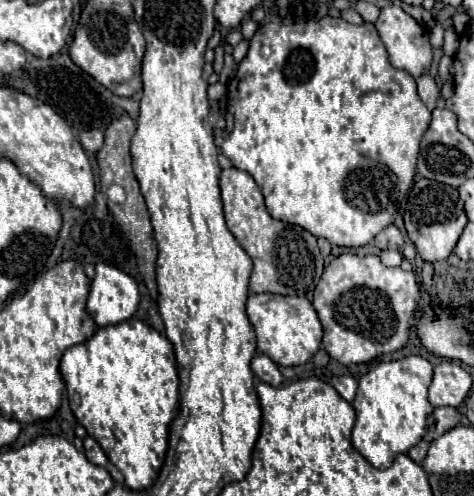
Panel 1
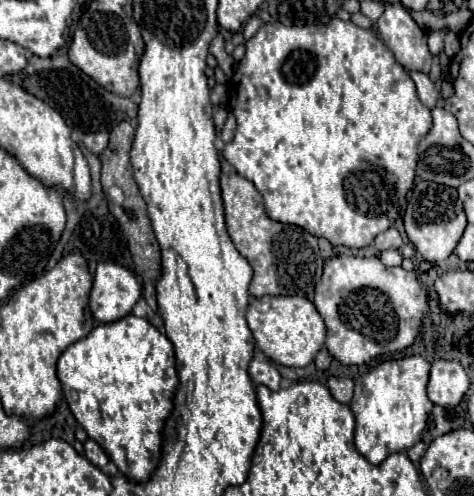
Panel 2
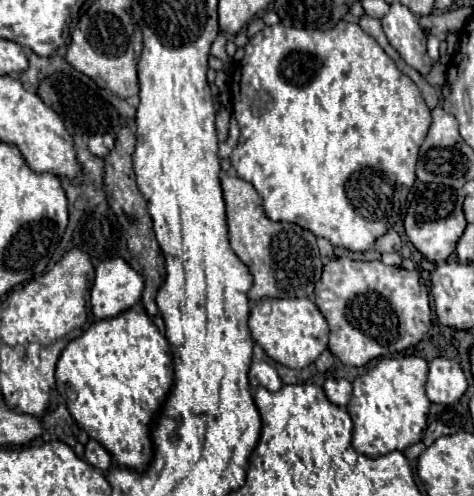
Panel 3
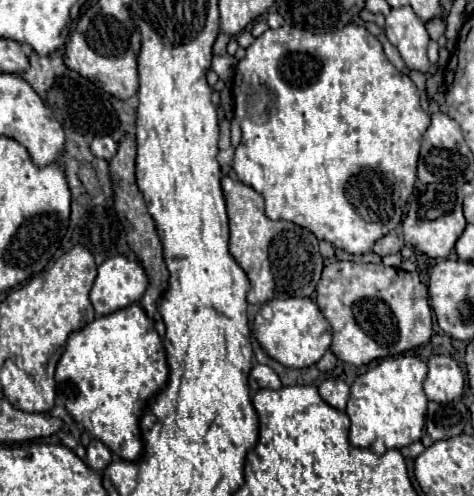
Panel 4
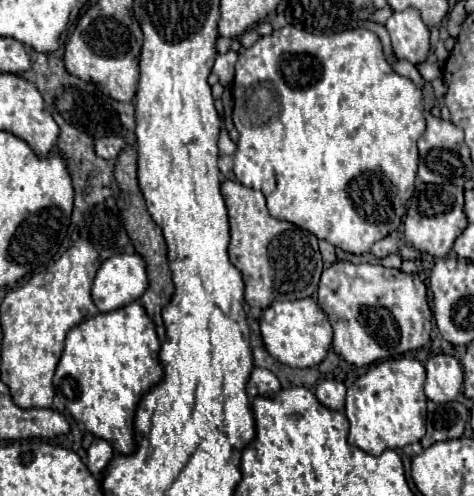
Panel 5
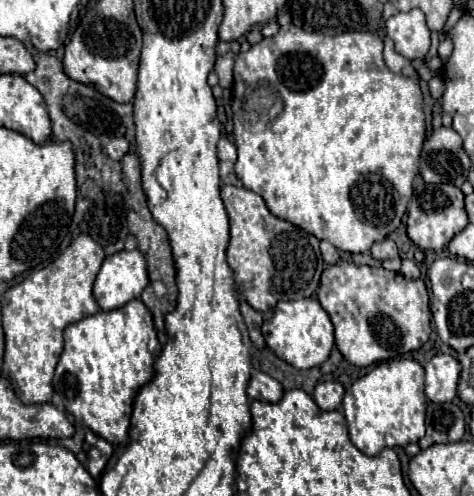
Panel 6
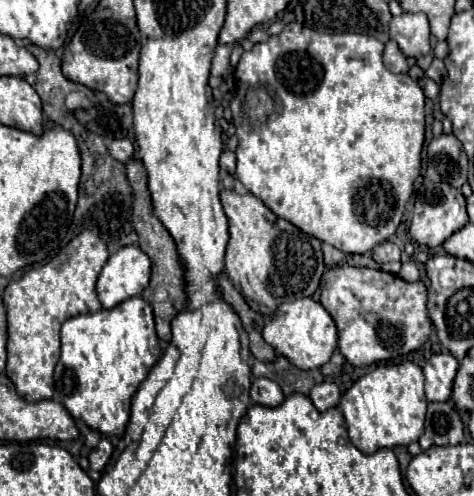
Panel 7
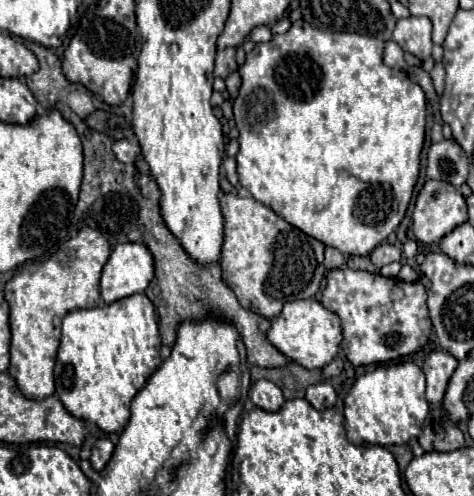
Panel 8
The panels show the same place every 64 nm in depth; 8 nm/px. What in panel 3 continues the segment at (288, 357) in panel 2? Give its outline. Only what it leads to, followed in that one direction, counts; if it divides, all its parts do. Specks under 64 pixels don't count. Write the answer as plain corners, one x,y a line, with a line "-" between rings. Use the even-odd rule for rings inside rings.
265,298
250,312
248,326
262,350
288,368
306,368
328,348
328,324
310,298

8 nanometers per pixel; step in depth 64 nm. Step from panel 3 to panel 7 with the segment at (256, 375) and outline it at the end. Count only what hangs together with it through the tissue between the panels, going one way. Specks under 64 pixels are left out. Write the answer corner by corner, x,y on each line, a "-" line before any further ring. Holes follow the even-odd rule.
264,376
254,378
252,380
252,388
250,388
250,398
254,404
264,404
264,406
276,406
284,400
284,394
280,390
280,386

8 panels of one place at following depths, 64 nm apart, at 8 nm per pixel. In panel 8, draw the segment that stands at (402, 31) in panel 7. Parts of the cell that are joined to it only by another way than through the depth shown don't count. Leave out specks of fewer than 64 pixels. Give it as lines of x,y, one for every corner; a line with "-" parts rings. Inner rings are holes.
408,16
396,22
394,40
402,46
404,52
414,54
416,58
424,60
432,54
432,22
426,16

